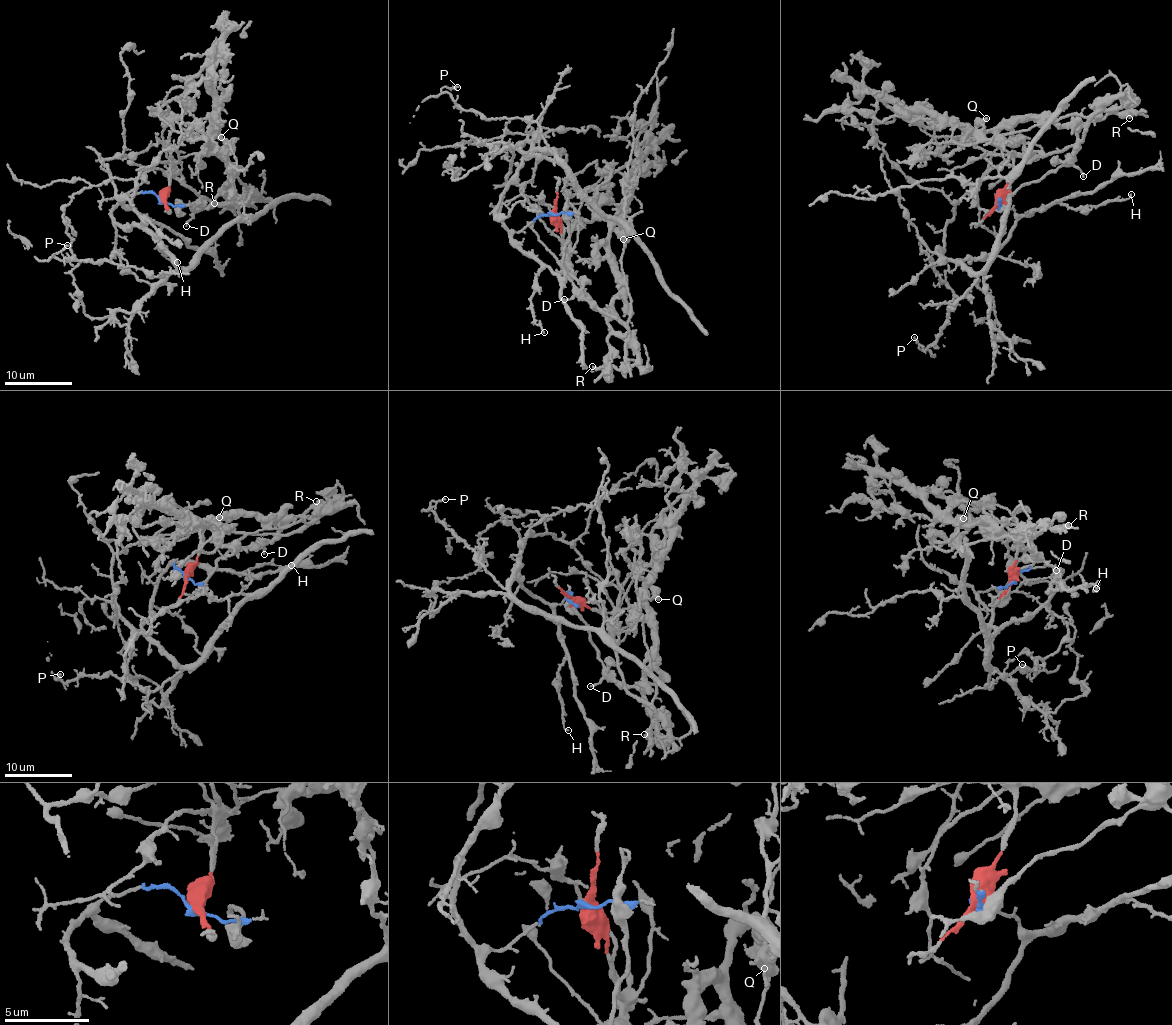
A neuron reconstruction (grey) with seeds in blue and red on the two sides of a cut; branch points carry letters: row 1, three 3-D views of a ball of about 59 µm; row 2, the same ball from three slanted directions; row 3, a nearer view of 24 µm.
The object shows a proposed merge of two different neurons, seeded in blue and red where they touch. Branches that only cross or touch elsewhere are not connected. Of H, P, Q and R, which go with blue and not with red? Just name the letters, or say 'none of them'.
H, P

